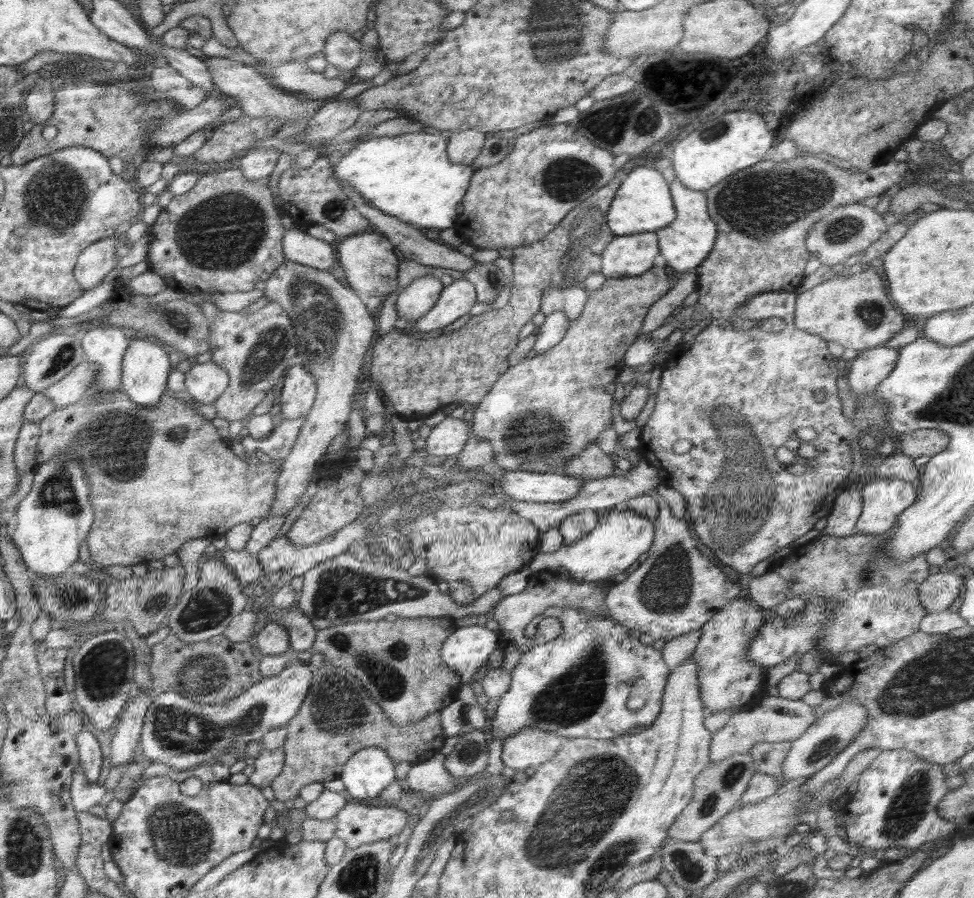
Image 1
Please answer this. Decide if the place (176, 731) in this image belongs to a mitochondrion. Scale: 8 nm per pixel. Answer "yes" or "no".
yes

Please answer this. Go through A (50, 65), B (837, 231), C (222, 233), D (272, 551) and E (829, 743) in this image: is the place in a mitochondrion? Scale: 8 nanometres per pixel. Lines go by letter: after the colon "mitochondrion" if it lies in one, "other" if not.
A: other
B: mitochondrion
C: mitochondrion
D: other
E: mitochondrion

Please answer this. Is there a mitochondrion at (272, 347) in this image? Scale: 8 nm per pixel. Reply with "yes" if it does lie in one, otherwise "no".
yes

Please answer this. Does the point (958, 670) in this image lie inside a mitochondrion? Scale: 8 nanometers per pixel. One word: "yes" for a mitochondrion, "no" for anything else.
yes

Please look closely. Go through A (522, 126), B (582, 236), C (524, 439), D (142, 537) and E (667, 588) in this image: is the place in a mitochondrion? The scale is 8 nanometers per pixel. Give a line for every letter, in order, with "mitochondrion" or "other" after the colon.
A: other
B: mitochondrion
C: mitochondrion
D: other
E: mitochondrion

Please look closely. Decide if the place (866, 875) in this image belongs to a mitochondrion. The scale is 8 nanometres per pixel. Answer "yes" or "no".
no

